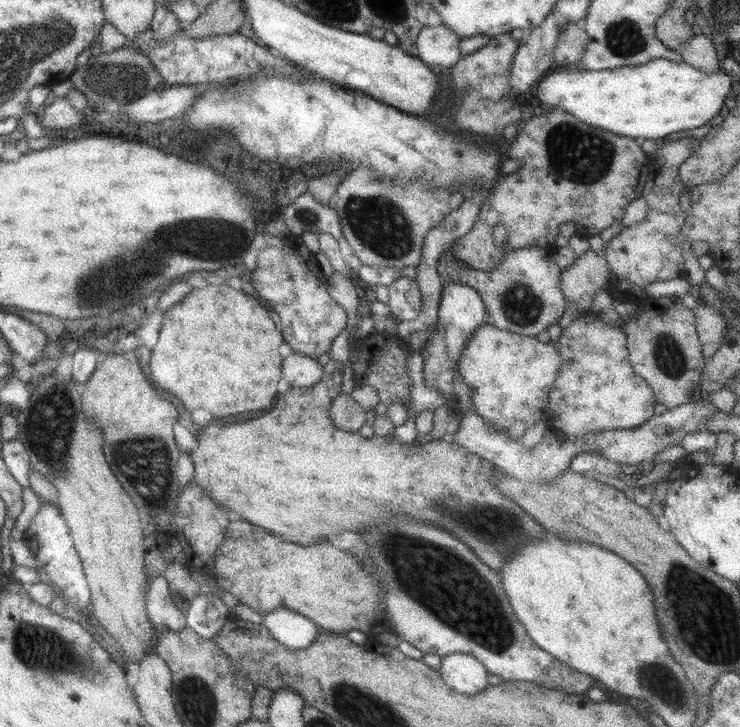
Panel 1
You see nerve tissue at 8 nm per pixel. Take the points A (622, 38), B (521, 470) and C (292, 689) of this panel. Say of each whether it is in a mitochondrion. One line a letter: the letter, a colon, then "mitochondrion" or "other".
A: mitochondrion
B: other
C: other

